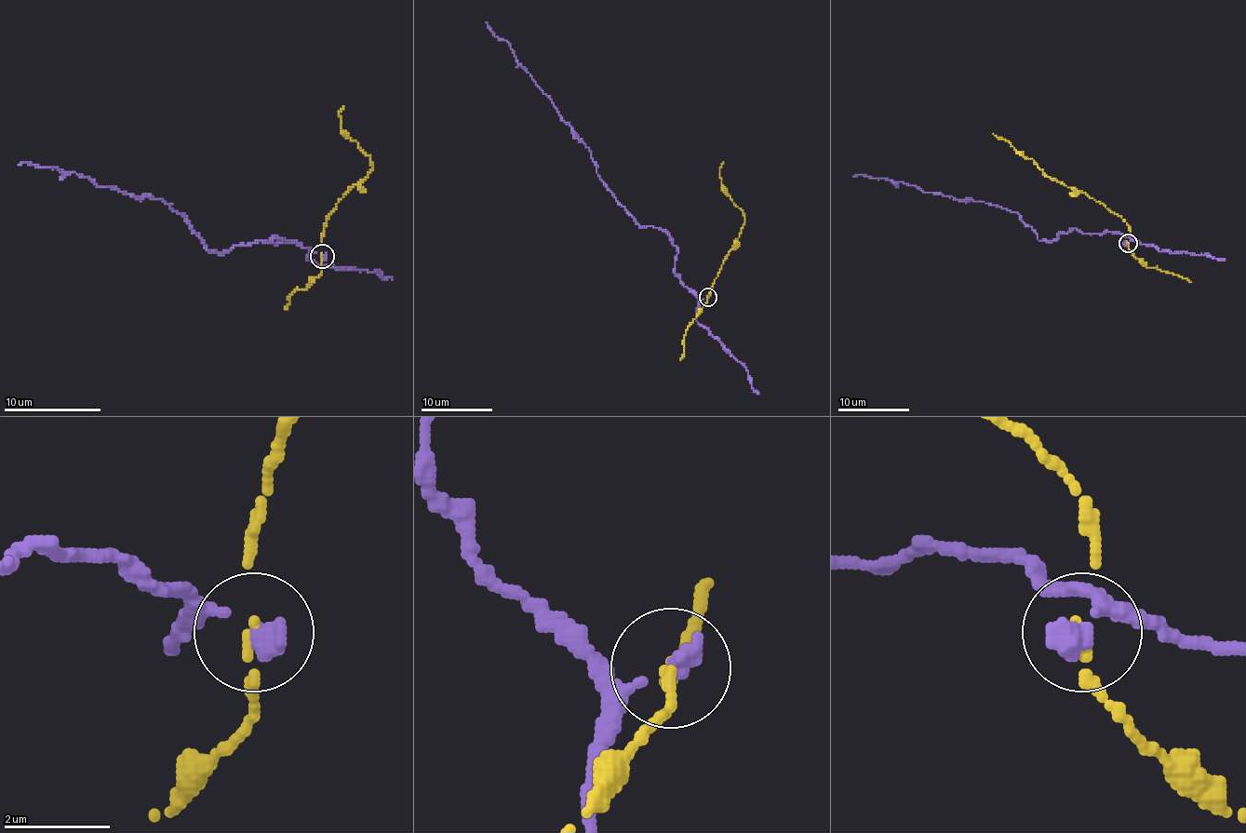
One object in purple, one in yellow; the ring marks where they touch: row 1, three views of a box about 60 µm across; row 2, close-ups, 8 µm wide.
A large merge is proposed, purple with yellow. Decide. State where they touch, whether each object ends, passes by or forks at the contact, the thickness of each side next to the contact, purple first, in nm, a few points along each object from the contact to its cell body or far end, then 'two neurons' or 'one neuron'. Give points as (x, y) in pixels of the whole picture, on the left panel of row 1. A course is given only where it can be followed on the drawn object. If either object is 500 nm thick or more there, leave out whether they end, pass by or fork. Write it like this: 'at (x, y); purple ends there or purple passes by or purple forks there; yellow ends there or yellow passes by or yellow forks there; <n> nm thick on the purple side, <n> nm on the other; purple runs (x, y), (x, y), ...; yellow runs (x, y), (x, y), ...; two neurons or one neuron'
at (322, 256); purple ends there; yellow passes by; 420 nm thick on the purple side, 140 nm on the other; purple runs (321, 255), (274, 235), (208, 252), (163, 199), (19, 165); yellow runs (321, 255), (321, 233), (326, 219), (351, 187), (372, 169), (370, 157), (341, 128), (338, 114), (343, 106); two neurons

